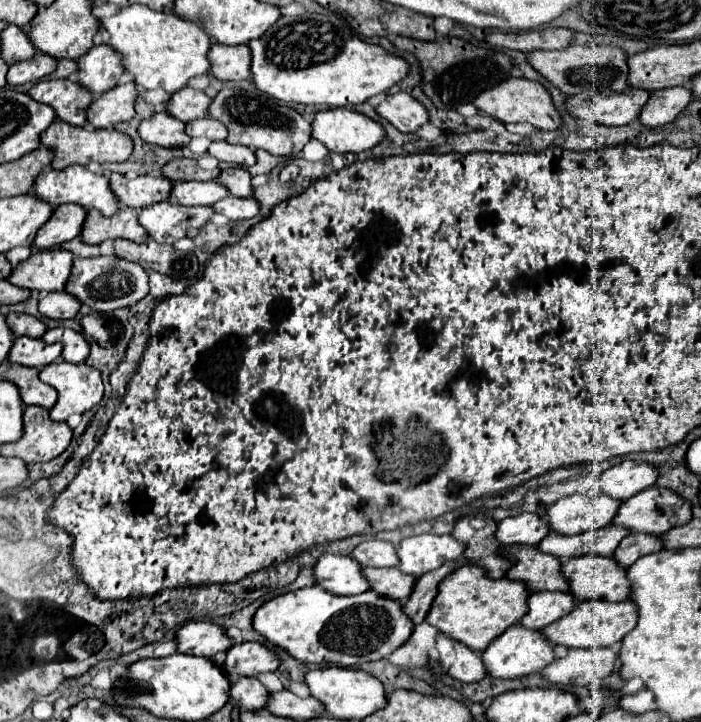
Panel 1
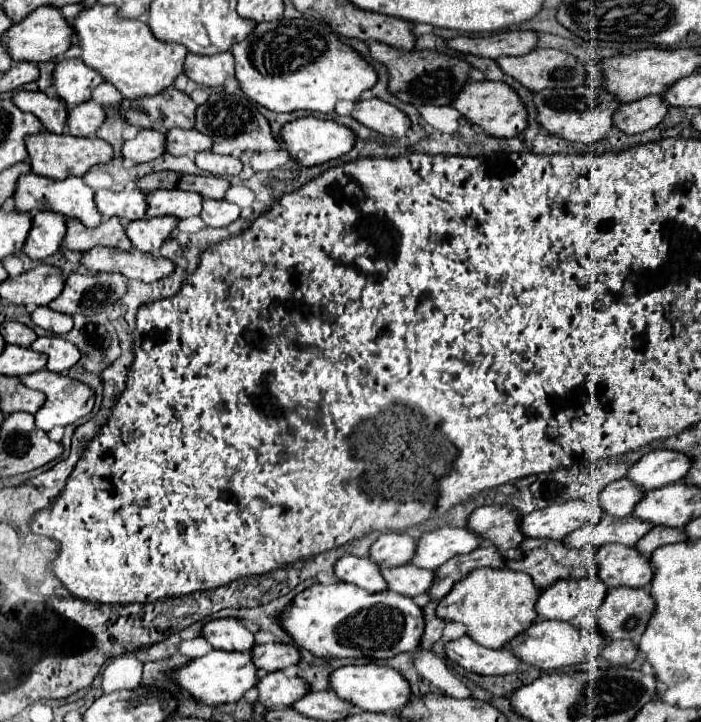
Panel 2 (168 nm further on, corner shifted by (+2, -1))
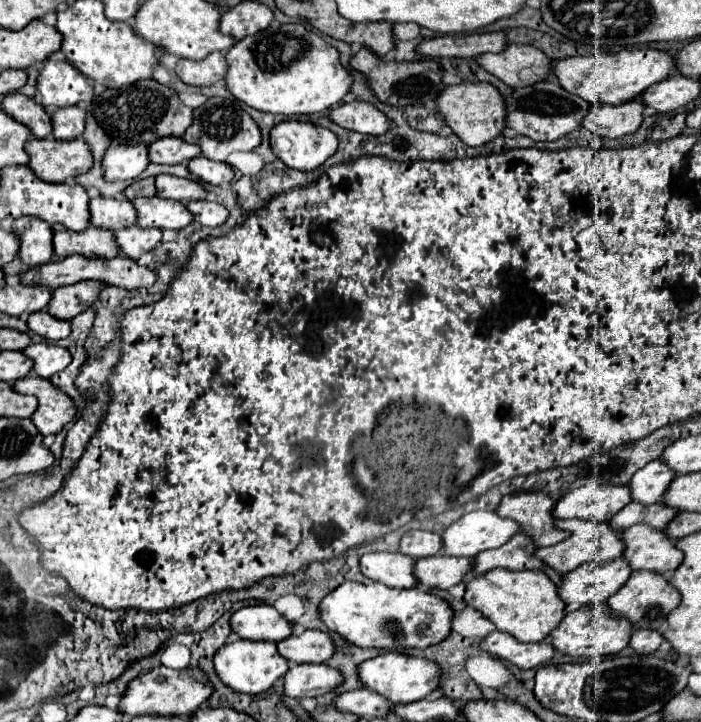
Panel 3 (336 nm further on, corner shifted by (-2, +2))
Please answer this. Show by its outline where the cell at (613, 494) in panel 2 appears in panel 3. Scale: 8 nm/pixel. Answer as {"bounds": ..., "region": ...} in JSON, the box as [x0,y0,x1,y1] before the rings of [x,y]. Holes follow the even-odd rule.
{"bounds":[629,460,677,504],"region":[[[661,460],[649,462],[629,482],[633,500],[637,500],[641,504],[659,502],[675,476],[677,474],[673,474],[673,470],[665,462],[661,462]]]}

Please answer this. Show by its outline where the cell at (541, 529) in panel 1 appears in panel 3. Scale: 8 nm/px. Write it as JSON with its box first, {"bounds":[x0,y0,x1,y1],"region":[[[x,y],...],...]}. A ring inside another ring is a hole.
{"bounds":[553,484,631,522],"region":[[[627,484],[619,486],[581,486],[563,494],[553,510],[557,520],[561,518],[581,518],[593,522],[611,520],[621,508],[631,500],[631,490]]]}

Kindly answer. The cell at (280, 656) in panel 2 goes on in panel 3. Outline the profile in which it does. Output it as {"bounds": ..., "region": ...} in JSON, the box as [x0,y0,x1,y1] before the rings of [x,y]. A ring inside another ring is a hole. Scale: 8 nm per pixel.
{"bounds":[277,630,335,664],"region":[[[305,630],[301,636],[291,636],[285,642],[277,644],[281,654],[289,658],[289,662],[305,664],[305,662],[327,662],[333,656],[335,642],[323,630]]]}

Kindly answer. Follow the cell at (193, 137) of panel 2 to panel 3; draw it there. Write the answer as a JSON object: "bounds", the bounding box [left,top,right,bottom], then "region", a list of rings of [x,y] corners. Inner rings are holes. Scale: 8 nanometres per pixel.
{"bounds":[149,138,201,164],"region":[[[161,138],[153,144],[149,144],[149,162],[153,164],[183,164],[189,162],[191,158],[197,158],[201,150],[197,146],[181,142],[181,138]]]}

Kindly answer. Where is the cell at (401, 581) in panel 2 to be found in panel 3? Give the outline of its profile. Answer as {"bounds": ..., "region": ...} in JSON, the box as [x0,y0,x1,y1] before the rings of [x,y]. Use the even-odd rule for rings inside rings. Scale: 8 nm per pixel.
{"bounds":[415,554,473,588],"region":[[[435,554],[417,560],[415,574],[423,588],[451,588],[473,570],[473,560],[465,556]]]}

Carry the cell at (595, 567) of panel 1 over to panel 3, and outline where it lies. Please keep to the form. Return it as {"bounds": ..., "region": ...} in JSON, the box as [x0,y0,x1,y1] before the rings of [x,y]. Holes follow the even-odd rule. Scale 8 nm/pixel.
{"bounds":[623,524,683,572],"region":[[[635,524],[627,528],[623,540],[627,546],[623,556],[633,570],[675,572],[683,562],[683,552],[677,550],[675,540],[649,524]]]}

